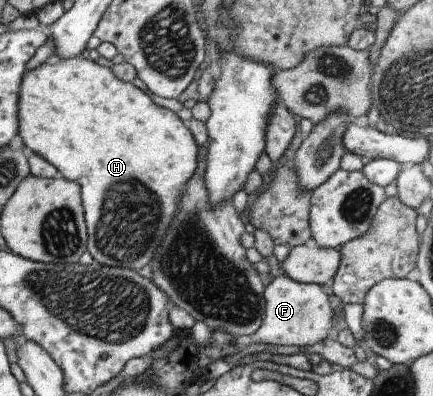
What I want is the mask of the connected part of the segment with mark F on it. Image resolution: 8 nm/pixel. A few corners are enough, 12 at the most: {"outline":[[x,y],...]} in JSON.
{"outline":[[281,274],[263,288],[254,345],[314,345],[332,327],[319,285]]}

